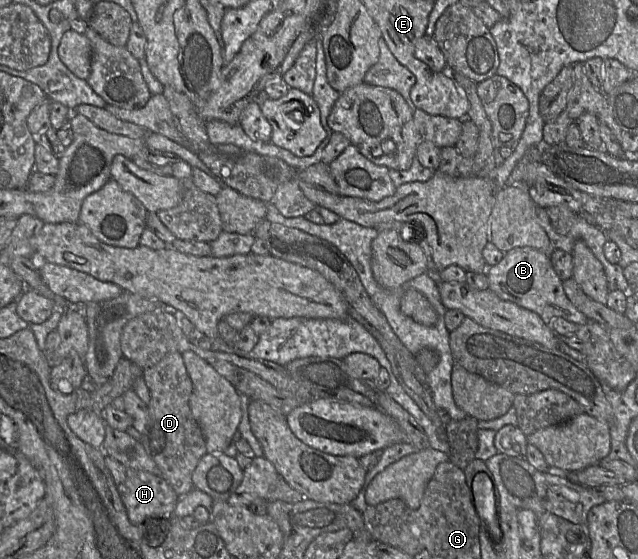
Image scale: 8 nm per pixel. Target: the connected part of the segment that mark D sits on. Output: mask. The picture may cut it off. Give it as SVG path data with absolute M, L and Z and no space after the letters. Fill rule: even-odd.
M169 353L157 364L144 369L143 377L149 388L148 419L142 434L142 444L156 463L163 477L179 497L193 488L192 473L199 460L207 453L202 431L190 408L193 383L187 372L183 355Z

